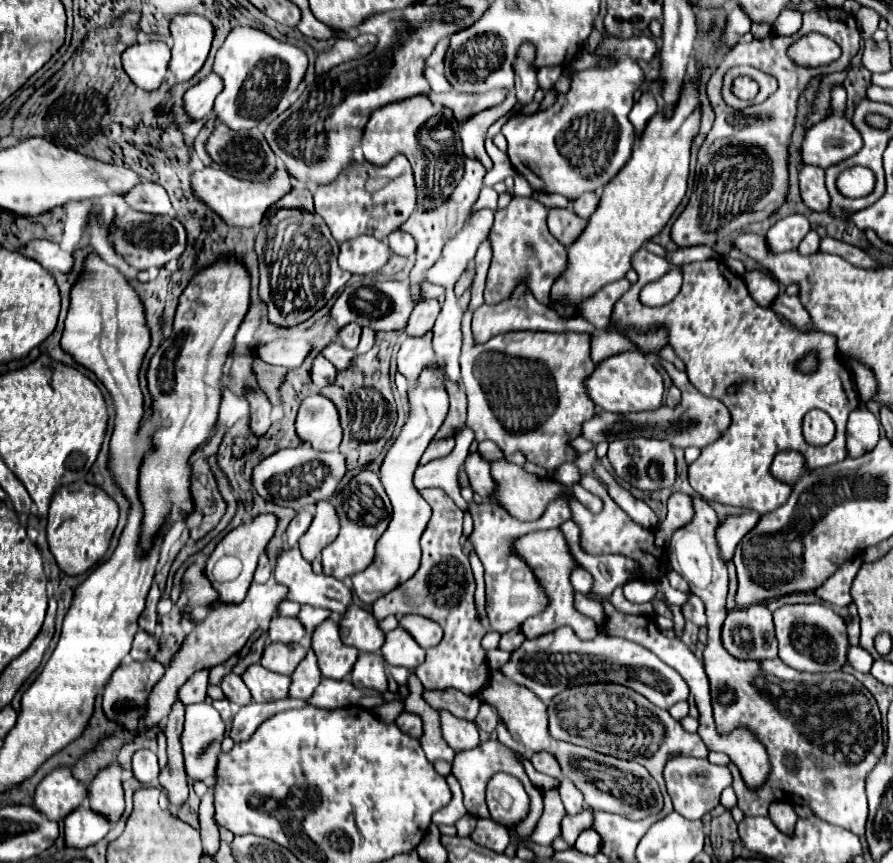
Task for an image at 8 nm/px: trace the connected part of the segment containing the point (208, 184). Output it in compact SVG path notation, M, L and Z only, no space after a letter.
M206 167L206 169L194 173L192 187L194 187L194 193L200 197L200 201L204 201L220 217L224 217L224 221L228 221L228 225L254 227L254 223L258 225L264 219L264 213L276 201L280 201L284 195L288 195L294 189L292 181L294 181L294 177L286 171L286 167L276 169L268 181L244 181L244 179L236 179L224 171L218 171L214 167Z

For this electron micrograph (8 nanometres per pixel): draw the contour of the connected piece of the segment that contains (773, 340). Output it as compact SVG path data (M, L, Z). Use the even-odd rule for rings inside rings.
M644 247L634 253L632 257L632 267L638 273L638 281L630 287L630 291L620 297L620 301L614 307L612 319L620 327L636 327L636 329L648 329L652 325L664 325L670 333L670 345L676 351L676 355L684 361L686 373L690 373L690 383L706 397L716 397L720 399L732 417L730 427L720 435L718 441L710 443L708 447L702 449L700 457L690 465L690 485L694 491L698 491L706 501L718 501L734 507L744 507L752 509L758 513L770 513L778 509L782 503L788 501L792 486L787 483L780 483L770 475L770 463L778 451L784 449L794 449L806 457L808 469L820 469L820 467L830 467L838 461L846 459L846 419L848 413L852 411L850 403L860 403L858 393L854 389L854 399L852 391L846 391L846 385L852 385L852 375L844 361L840 359L838 353L838 341L834 335L826 335L820 331L800 331L794 325L782 323L782 319L766 307L760 307L748 293L746 283L740 275L732 273L726 263L718 259L708 259L702 263L690 263L684 267L684 283L680 293L672 299L672 303L664 307L644 307L638 301L640 289L650 283L660 279L668 271L668 261L664 257L656 257L648 253ZM810 349L818 349L820 357L820 369L814 375L800 375L794 367L796 359L800 359L804 353ZM728 387L736 387L734 395L726 395ZM812 409L822 409L826 411L832 421L836 423L836 437L822 447L808 445L802 437L802 417L812 411Z

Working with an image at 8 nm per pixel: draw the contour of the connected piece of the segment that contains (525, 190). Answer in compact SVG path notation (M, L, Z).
M516 173L514 175L514 195L518 195L518 197L532 197L532 193L534 193L532 185L524 177L520 177Z

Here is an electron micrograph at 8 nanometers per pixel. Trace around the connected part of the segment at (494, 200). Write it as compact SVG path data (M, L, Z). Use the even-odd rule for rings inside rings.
M484 187L482 189L482 193L480 193L480 197L478 197L472 213L482 211L482 209L492 209L492 211L498 209L498 193L492 187Z

